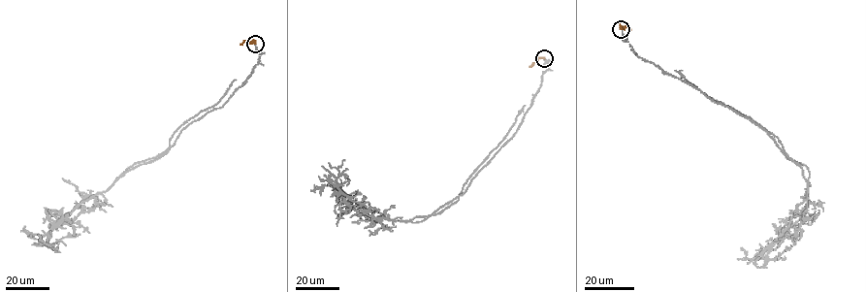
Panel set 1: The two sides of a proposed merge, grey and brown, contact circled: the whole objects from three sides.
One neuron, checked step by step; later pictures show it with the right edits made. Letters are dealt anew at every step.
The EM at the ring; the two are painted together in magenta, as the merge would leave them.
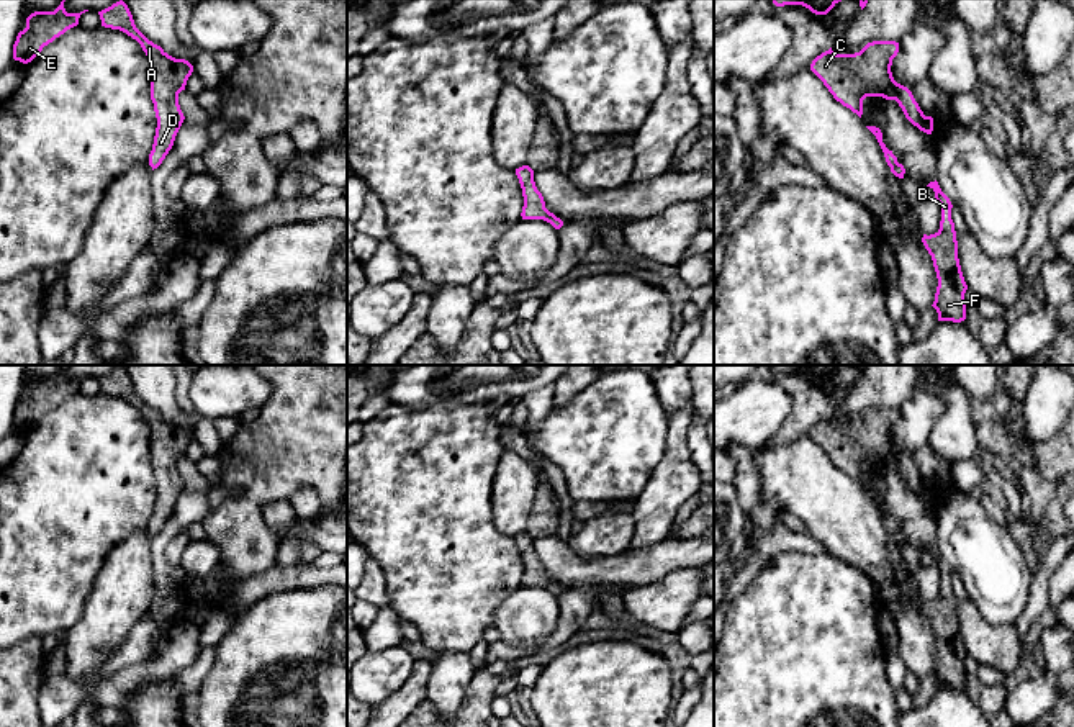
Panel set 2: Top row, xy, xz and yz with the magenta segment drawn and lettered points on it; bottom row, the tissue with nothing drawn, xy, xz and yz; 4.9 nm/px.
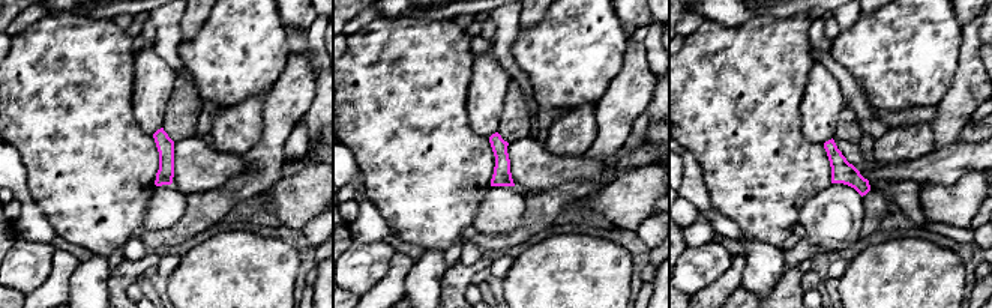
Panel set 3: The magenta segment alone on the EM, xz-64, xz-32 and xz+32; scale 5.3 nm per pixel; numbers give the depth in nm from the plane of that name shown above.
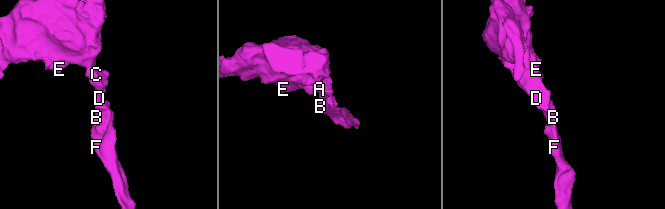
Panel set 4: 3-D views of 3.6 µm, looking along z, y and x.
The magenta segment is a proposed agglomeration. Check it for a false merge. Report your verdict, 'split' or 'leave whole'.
leave whole

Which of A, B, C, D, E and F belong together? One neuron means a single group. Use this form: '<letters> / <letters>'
A B C D E F

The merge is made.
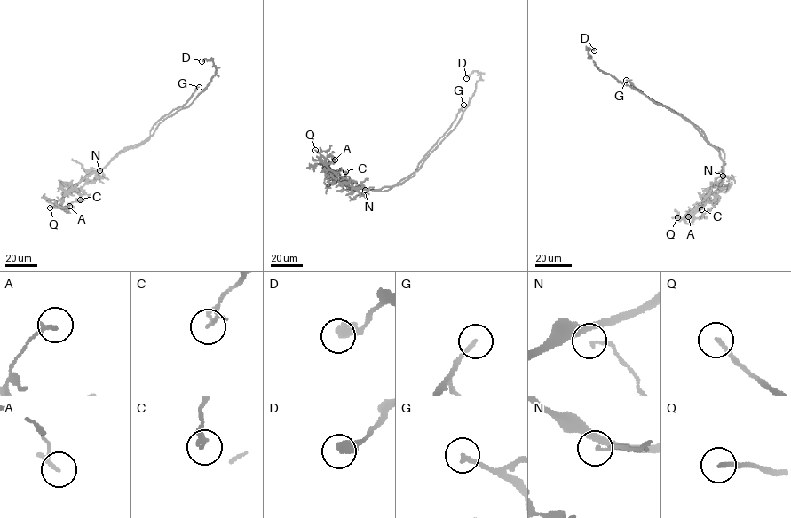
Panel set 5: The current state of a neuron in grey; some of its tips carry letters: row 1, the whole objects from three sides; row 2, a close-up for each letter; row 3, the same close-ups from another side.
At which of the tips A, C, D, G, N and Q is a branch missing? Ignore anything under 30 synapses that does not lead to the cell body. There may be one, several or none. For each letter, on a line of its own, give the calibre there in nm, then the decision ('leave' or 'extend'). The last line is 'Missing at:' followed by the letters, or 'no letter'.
A: 150 nm | leave
C: 190 nm | leave
D: 360 nm | leave
G: 160 nm | extend
N: 130 nm | leave
Q: 160 nm | extend
Missing at: G, Q

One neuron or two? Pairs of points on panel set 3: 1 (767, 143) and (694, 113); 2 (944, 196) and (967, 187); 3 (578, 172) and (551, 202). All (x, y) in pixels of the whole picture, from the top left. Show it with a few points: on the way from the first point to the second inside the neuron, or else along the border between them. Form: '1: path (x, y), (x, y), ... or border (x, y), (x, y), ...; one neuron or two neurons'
1: path (749, 132), (730, 113), (712, 113); one neuron
2: path (950, 196), (961, 193); one neuron
3: border (605, 181), (566, 181), (536, 191); two neurons

